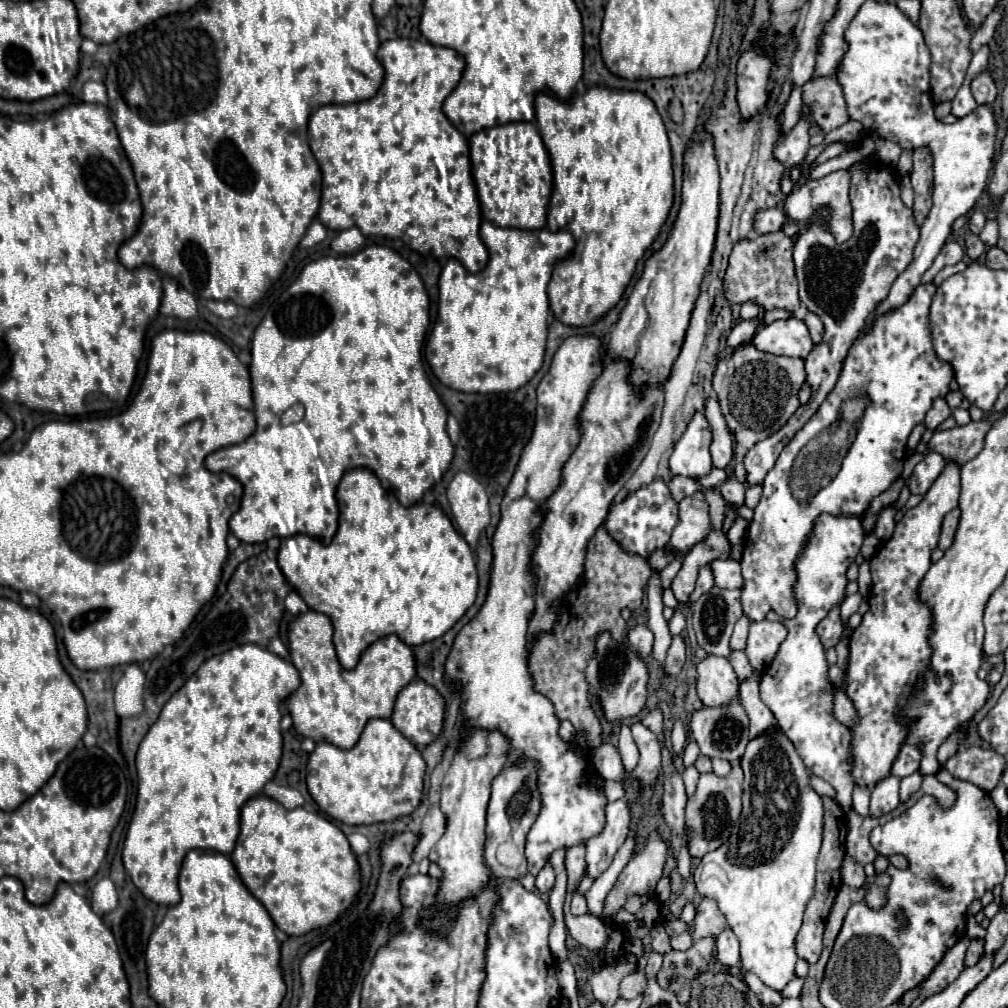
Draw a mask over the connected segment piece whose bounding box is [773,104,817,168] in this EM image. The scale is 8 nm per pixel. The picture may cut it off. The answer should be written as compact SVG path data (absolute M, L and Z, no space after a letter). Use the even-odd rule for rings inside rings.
M803 104L801 108L801 116L799 116L799 122L793 126L793 130L789 130L783 138L779 138L773 146L773 158L779 160L785 168L793 168L793 164L801 164L811 148L809 140L811 140L811 134L809 130L817 126L813 120L811 120L811 108L807 104Z

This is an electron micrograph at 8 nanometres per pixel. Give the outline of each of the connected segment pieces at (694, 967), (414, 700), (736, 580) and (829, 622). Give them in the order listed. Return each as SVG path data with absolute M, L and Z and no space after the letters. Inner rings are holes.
M715 938L697 940L687 952L667 952L663 956L663 966L657 972L657 982L661 988L673 992L681 1004L689 1002L689 984L697 972L705 970L711 960Z
M413 680L411 684L407 684L399 692L397 702L395 702L395 710L393 710L393 716L391 716L391 722L411 744L415 744L415 746L429 746L441 734L443 720L445 720L445 700L433 686L425 684L423 680Z
M713 560L711 562L715 584L719 588L743 588L741 566L737 560Z
M833 608L829 612L829 616L825 616L825 620L821 620L815 628L823 648L831 648L831 646L837 646L837 642L841 640L841 632L843 632L843 626L841 626L841 618L839 618L839 608Z

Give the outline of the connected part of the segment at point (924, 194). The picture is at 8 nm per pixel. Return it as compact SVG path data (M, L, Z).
M927 148L913 150L913 172L911 172L911 184L915 190L915 204L913 204L913 216L915 222L921 226L925 216L931 208L931 190L933 190L933 158L929 156Z

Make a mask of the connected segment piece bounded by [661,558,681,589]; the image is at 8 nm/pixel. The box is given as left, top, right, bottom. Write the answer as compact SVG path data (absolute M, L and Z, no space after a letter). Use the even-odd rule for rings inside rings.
M675 558L671 564L667 564L663 570L661 570L661 582L663 582L663 588L669 588L675 578L677 572L679 572L681 568L681 558Z

